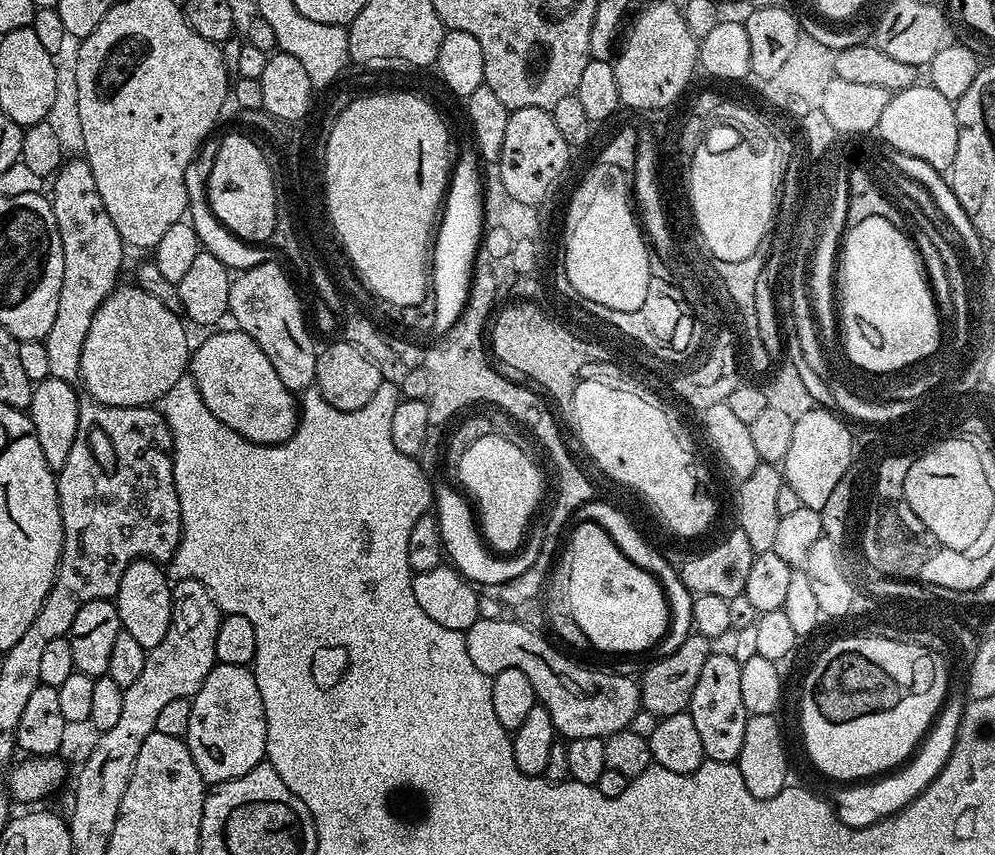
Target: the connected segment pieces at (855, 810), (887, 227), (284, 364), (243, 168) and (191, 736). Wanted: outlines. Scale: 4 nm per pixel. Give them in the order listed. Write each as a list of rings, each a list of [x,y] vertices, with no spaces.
[[[949,693],[933,721],[932,727],[925,733],[924,739],[919,745],[918,751],[900,769],[882,777],[860,782],[852,785],[843,785],[832,797],[833,811],[836,817],[851,828],[865,828],[878,820],[882,820],[893,813],[900,811],[918,793],[933,781],[934,777],[941,772],[942,766],[949,760],[950,754],[957,742],[957,734],[960,729],[961,718],[964,717],[964,710],[967,707],[967,697],[961,693]]]
[[[867,217],[848,229],[848,233],[843,233],[838,253],[835,286],[838,328],[842,340],[844,336],[843,355],[888,373],[936,354],[942,339],[942,317],[932,316],[936,297],[909,233],[882,217]]]
[[[265,262],[243,269],[230,286],[228,311],[231,319],[240,323],[237,324],[239,331],[250,334],[250,338],[262,346],[262,354],[270,358],[270,366],[278,370],[278,378],[282,378],[284,385],[293,394],[303,393],[305,388],[315,385],[318,348],[317,345],[312,345],[313,333],[309,321],[304,321],[300,296],[296,293],[291,278],[278,265]]]
[[[224,136],[218,146],[218,154],[214,158],[214,170],[210,170],[208,183],[208,201],[212,213],[234,233],[239,240],[246,240],[249,244],[263,245],[268,242],[274,232],[276,222],[275,182],[272,177],[269,159],[265,149],[248,136]]]
[[[217,662],[206,674],[206,682],[191,697],[190,726],[186,743],[198,766],[198,774],[212,786],[224,780],[233,780],[258,766],[266,756],[266,710],[262,706],[262,694],[258,694],[258,682],[253,669],[248,666],[230,666]]]

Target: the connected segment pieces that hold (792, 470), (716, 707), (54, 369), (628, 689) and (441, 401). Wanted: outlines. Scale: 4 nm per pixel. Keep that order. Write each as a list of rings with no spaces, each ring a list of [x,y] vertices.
[[[812,406],[809,412],[795,417],[794,438],[790,438],[790,450],[782,465],[782,475],[800,499],[801,505],[806,508],[821,509],[829,501],[839,480],[846,474],[850,466],[850,457],[847,454],[844,428],[836,425],[835,411]]]
[[[713,651],[702,666],[702,674],[694,686],[694,694],[688,703],[689,714],[694,718],[694,727],[702,737],[705,757],[714,762],[731,764],[739,761],[742,738],[746,734],[746,722],[750,713],[742,706],[742,674],[739,662],[727,651]]]
[[[65,159],[51,181],[50,199],[54,222],[58,222],[58,234],[62,238],[64,269],[58,314],[43,342],[50,362],[50,376],[75,385],[80,380],[80,355],[86,330],[90,330],[90,322],[98,306],[118,287],[116,271],[124,264],[126,245],[118,230],[114,230],[114,222],[110,222],[110,214],[106,214],[106,206],[102,206],[87,160]]]
[[[511,618],[503,620],[476,620],[465,635],[470,662],[488,677],[502,670],[522,670],[534,686],[537,701],[550,714],[557,733],[565,741],[578,738],[607,738],[629,727],[640,706],[640,685],[635,679],[620,672],[603,672],[600,668],[587,668],[575,664],[559,652],[555,643],[547,644],[538,633],[524,624],[515,624]]]
[[[455,321],[450,330],[441,335],[434,346],[430,346],[425,354],[430,372],[434,374],[434,416],[451,421],[458,415],[458,406],[470,400],[496,400],[502,408],[508,408],[515,423],[529,431],[536,424],[544,422],[544,414],[548,410],[548,402],[538,396],[535,389],[523,384],[516,384],[500,377],[492,369],[486,347],[486,329],[476,328],[476,332],[468,332],[468,324],[460,328]]]

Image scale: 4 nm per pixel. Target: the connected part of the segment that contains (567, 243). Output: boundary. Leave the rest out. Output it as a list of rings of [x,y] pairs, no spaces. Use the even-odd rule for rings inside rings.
[[[588,170],[584,178],[568,204],[568,220],[572,225],[568,228],[562,251],[566,275],[574,289],[594,303],[618,311],[638,310],[642,302],[646,301],[654,265],[648,261],[650,248],[634,211],[633,193],[623,188],[620,178],[604,170],[596,173]]]

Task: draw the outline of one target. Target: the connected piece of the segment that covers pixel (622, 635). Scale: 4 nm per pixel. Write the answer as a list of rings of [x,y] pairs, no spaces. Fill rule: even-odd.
[[[581,520],[575,525],[577,528],[572,533],[569,531],[568,536],[568,580],[566,579],[566,589],[570,591],[572,596],[572,606],[575,611],[572,613],[574,622],[578,622],[578,627],[582,629],[582,634],[586,634],[589,645],[600,652],[644,652],[659,644],[664,633],[668,631],[668,621],[670,613],[668,611],[668,599],[664,596],[664,589],[660,587],[656,578],[649,574],[644,568],[639,568],[634,562],[630,562],[630,558],[626,558],[626,554],[622,554],[622,550],[618,550],[618,546],[610,538],[610,534],[606,534],[606,530],[602,530],[602,526],[598,526],[589,520]]]

